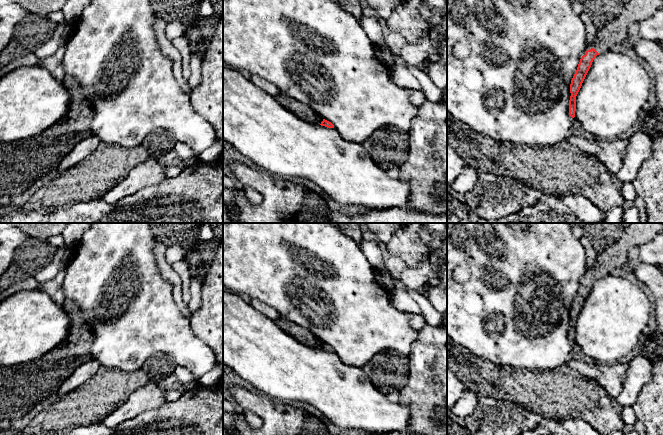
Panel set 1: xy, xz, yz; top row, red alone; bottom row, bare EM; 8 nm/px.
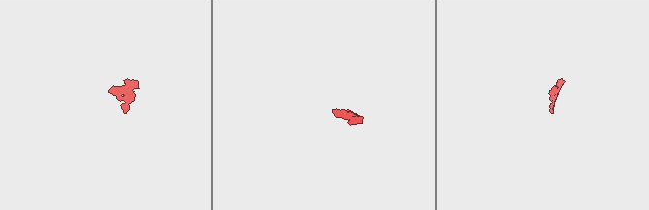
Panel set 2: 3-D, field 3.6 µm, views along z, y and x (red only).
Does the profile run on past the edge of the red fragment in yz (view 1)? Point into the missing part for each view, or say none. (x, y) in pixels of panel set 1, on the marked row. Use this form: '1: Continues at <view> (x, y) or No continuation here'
1: Continues at yz (613, 33)

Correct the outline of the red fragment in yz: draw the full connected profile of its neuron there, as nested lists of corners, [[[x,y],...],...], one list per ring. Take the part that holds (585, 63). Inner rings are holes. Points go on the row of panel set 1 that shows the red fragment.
[[[629,0],[616,18],[598,29],[595,40],[587,44],[581,53],[580,62],[571,80],[569,115],[572,118],[575,117],[576,96],[595,57],[624,41],[632,22],[640,22],[651,17],[662,6],[663,0]]]

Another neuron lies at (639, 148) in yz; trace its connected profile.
[[[636,130],[628,139],[622,165],[615,174],[622,183],[632,183],[638,175],[642,163],[651,155],[652,146],[658,134]]]

